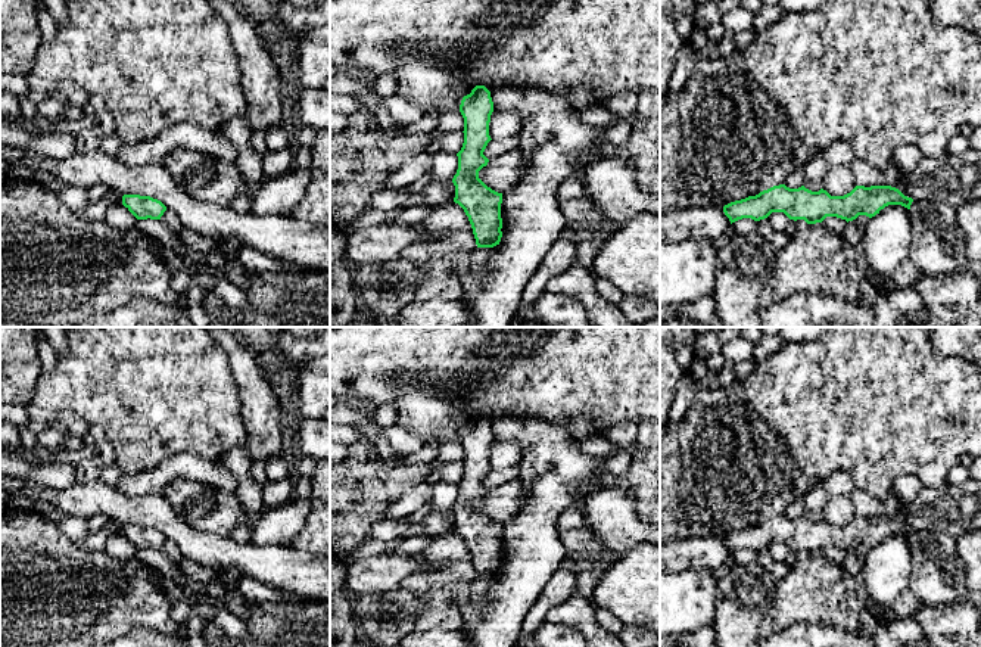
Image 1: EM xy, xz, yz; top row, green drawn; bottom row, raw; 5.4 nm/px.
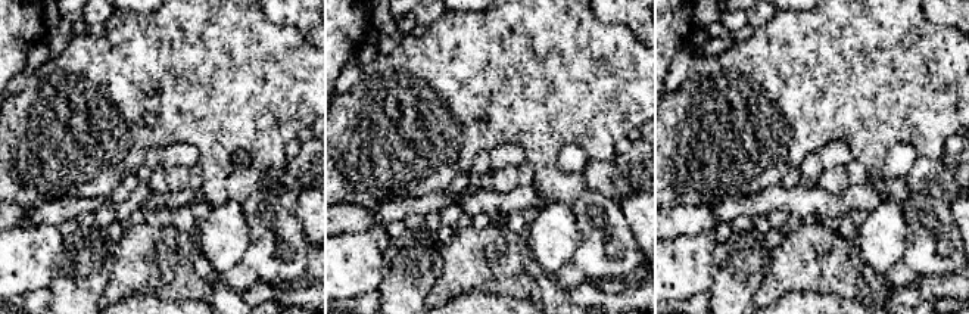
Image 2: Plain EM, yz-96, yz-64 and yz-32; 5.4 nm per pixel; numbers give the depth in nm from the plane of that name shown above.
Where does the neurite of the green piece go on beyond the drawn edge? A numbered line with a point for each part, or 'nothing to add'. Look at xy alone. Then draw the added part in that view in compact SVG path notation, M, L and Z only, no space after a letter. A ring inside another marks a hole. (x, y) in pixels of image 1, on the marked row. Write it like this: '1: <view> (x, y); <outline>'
nothing to add

